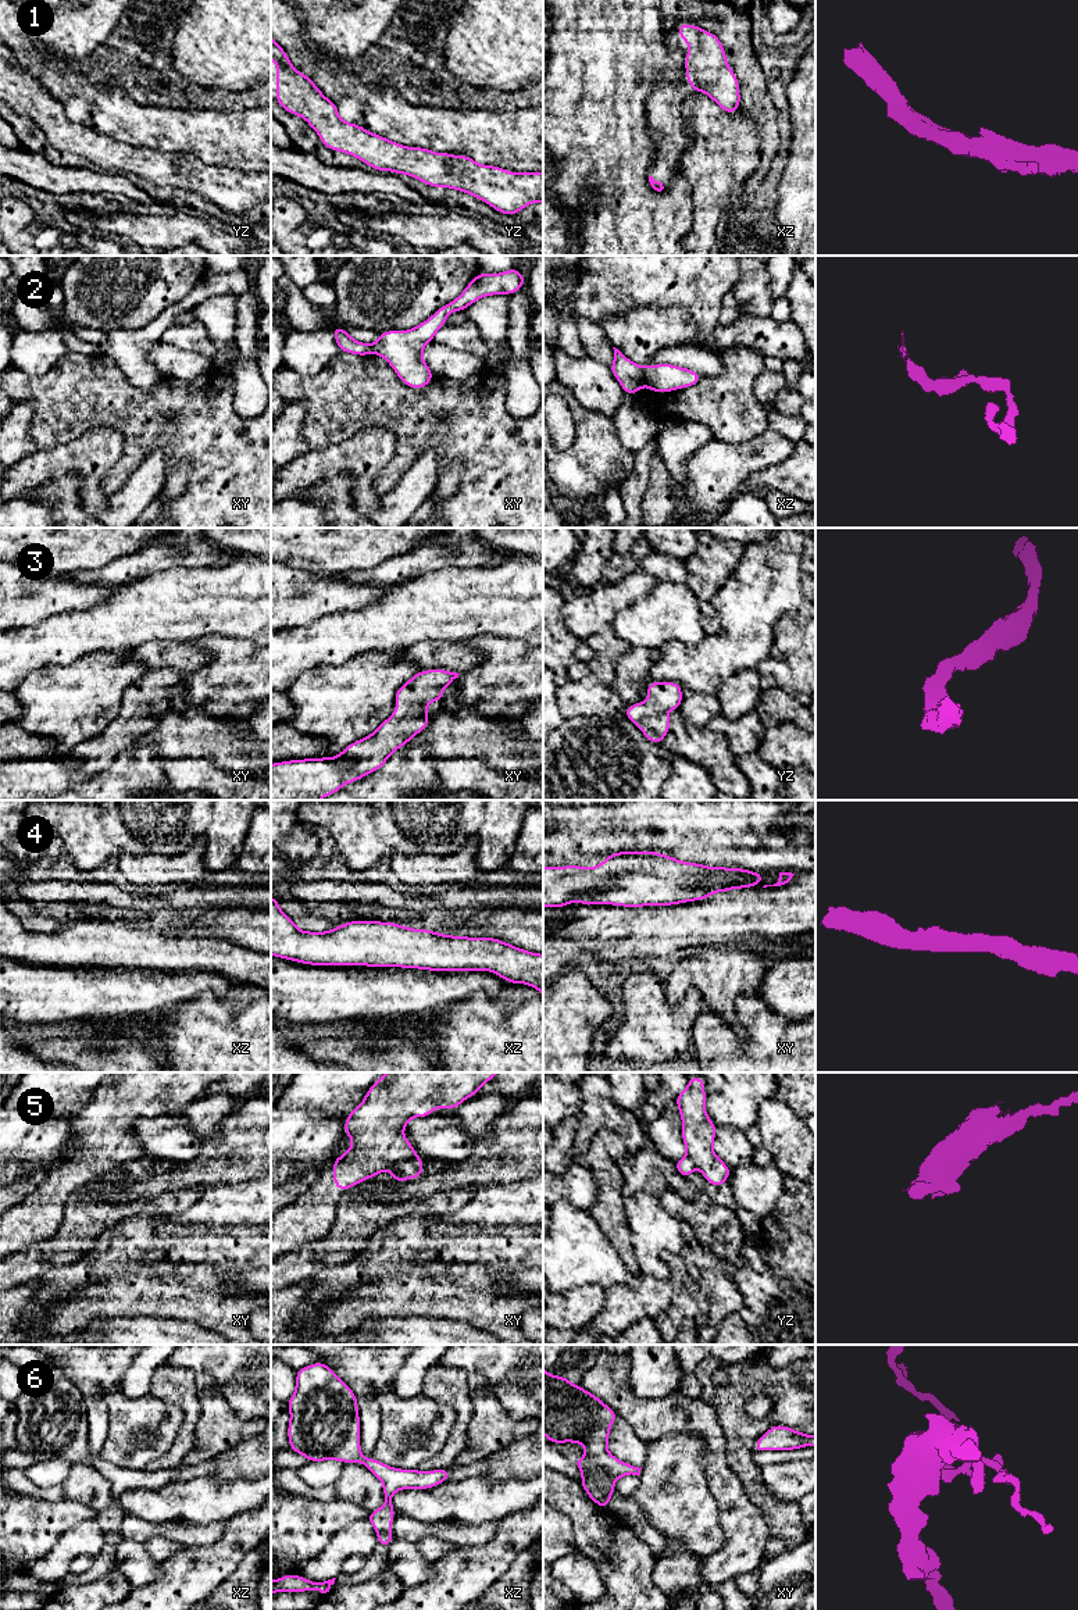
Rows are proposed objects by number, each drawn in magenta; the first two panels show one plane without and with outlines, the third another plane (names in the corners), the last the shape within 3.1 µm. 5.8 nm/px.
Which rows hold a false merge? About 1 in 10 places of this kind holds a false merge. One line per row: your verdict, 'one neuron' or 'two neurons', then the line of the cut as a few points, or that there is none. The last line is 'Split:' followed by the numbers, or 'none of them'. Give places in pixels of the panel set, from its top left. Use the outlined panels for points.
1: one neuron; cut none
2: one neuron; cut none
3: one neuron; cut none
4: one neuron; cut none
5: one neuron; cut none
6: one neuron; cut none
Split: none of them

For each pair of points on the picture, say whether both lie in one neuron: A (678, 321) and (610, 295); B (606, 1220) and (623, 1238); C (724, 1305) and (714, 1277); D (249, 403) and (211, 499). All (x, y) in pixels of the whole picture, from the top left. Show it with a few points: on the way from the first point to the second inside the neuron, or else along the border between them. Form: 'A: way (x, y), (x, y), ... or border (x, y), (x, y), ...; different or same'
A: border (674, 304), (667, 307), (629, 309), (611, 318); different
B: way (610, 1224), (618, 1234); same
C: way (724, 1298), (714, 1284); same
D: border (235, 385), (234, 409), (243, 417), (256, 417); different

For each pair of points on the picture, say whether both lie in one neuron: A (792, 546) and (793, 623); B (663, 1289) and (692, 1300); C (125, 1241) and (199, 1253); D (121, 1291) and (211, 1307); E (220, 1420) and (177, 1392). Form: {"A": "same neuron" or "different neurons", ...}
{"A": "different neurons", "B": "different neurons", "C": "same neuron", "D": "same neuron", "E": "different neurons"}

